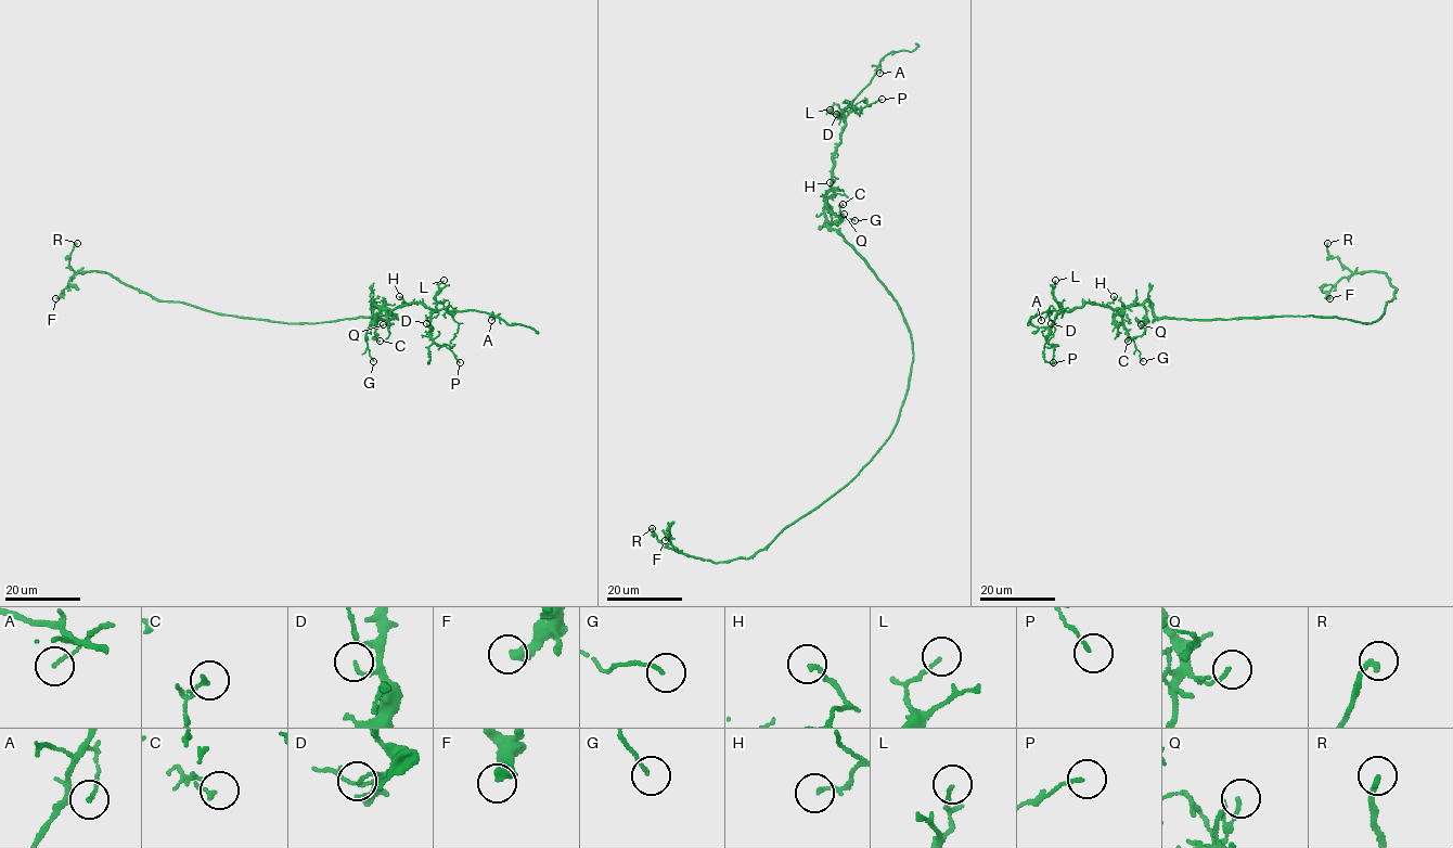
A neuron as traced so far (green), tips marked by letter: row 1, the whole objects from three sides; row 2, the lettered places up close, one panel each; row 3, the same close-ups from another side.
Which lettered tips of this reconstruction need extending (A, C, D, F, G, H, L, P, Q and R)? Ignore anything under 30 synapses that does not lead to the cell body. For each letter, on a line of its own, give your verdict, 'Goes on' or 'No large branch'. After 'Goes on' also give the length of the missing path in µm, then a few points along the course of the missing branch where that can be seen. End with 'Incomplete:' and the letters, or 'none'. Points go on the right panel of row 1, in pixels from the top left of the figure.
A: No large branch
C: No large branch
D: No large branch
F: No large branch
G: No large branch
H: No large branch
L: No large branch
P: No large branch
Q: No large branch
R: No large branch
Incomplete: none

